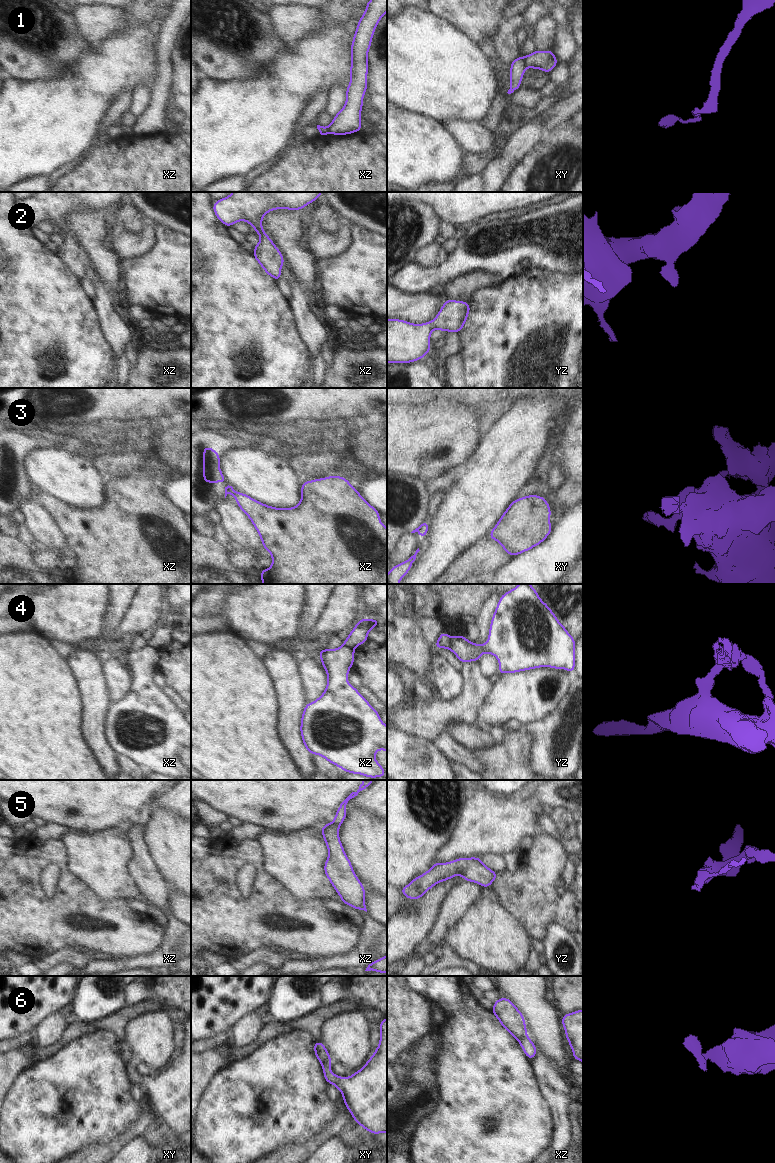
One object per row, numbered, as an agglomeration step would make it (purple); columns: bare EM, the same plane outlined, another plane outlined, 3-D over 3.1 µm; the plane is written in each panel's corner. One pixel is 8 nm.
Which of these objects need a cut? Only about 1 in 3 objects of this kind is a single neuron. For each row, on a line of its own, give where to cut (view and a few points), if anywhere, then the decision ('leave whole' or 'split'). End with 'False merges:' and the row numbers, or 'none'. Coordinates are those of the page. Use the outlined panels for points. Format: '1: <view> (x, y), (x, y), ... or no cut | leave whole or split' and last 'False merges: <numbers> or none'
1: xy (521, 58), (526, 66) | split
2: no cut | leave whole
3: xy (423, 523), (418, 531) | split
4: yz (451, 638), (451, 647), (449, 649) | split
5: xz (330, 823), (338, 827) | split
6: xy (330, 1057), (322, 1067) | split
False merges: 1, 3, 4, 5, 6

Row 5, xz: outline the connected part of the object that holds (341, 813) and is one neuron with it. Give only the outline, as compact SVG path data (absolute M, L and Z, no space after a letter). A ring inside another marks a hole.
M363 780L363 782L360 784L359 789L356 792L352 792L339 806L339 808L336 811L335 818L333 822L331 823L335 827L340 827L341 824L344 822L346 816L347 816L347 810L346 805L348 801L355 796L358 795L358 793L364 789L366 789L368 786L372 784L374 780Z

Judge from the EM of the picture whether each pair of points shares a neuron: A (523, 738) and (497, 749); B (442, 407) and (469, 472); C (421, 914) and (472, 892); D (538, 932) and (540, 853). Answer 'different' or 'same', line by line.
A: same
B: different
C: different
D: same

